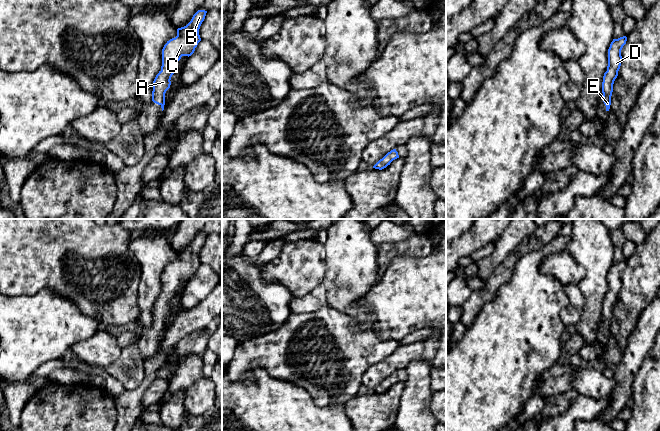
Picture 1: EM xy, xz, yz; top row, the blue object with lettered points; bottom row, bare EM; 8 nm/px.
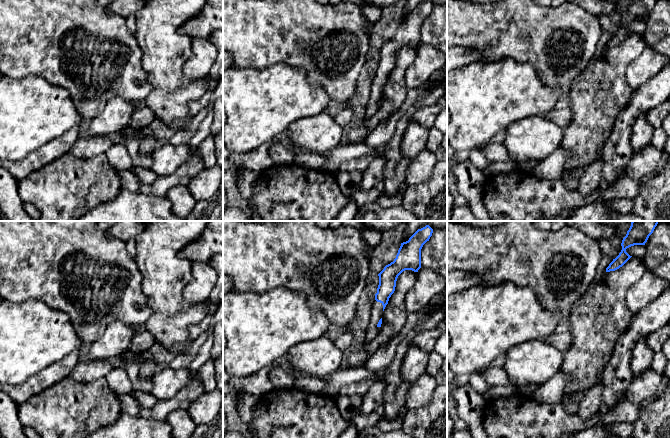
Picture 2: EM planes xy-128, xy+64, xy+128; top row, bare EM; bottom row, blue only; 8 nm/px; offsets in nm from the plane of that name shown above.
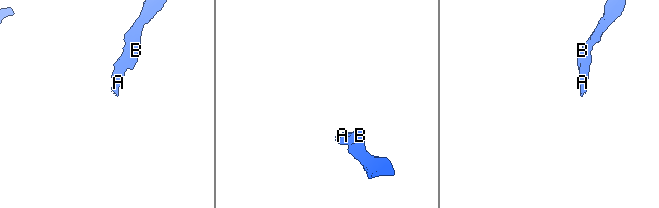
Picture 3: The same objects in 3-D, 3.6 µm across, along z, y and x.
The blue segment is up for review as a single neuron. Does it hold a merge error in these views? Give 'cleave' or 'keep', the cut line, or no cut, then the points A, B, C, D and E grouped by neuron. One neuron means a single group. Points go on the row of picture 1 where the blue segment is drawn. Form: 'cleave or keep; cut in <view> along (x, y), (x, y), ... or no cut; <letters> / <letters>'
keep; no cut; A B C D E

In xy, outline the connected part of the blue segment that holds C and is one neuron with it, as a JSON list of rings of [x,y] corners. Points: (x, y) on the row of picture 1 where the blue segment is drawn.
[[[198,10],[186,26],[177,29],[177,36],[167,41],[162,49],[162,66],[161,70],[156,75],[153,81],[152,91],[152,101],[160,105],[162,111],[164,110],[165,105],[165,93],[170,88],[170,80],[177,69],[178,61],[181,59],[182,56],[191,56],[194,53],[198,43],[201,41],[199,29],[205,19],[206,13],[207,11],[205,10]]]

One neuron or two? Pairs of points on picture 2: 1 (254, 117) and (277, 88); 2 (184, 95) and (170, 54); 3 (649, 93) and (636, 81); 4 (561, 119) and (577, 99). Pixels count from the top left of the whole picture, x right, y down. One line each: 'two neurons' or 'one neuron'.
1: one neuron
2: one neuron
3: two neurons
4: two neurons

